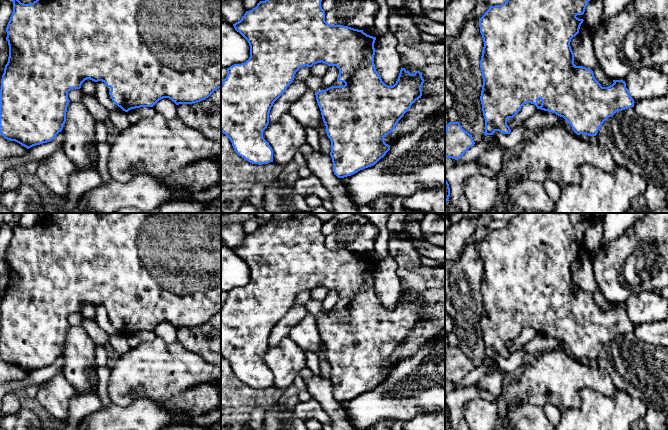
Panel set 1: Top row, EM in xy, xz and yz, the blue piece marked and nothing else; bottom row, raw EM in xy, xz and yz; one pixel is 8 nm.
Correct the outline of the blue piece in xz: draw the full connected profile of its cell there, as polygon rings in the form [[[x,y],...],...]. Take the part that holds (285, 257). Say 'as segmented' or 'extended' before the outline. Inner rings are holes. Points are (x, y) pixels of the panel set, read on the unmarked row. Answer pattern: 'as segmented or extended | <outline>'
extended | [[[314,215],[301,219],[271,219],[252,234],[246,235],[242,243],[233,248],[235,254],[248,265],[250,281],[244,287],[227,292],[227,300],[221,306],[221,356],[230,363],[236,377],[248,386],[258,389],[273,386],[273,374],[264,363],[263,355],[269,348],[269,337],[274,326],[293,306],[300,292],[321,286],[329,291],[336,290],[339,293],[337,304],[331,311],[315,316],[315,319],[331,365],[333,396],[338,402],[344,402],[375,389],[386,379],[390,369],[385,367],[384,361],[395,353],[411,329],[421,322],[424,303],[420,295],[411,298],[401,291],[396,307],[386,309],[374,288],[376,261],[367,259],[363,254],[328,248],[321,231],[322,224]]]

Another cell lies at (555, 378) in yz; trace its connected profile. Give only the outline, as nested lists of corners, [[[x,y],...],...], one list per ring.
[[[562,348],[540,353],[533,364],[521,368],[509,379],[504,394],[508,408],[525,403],[577,408],[580,406],[579,392],[584,388],[606,396],[613,396],[617,391],[605,370],[580,363]]]

